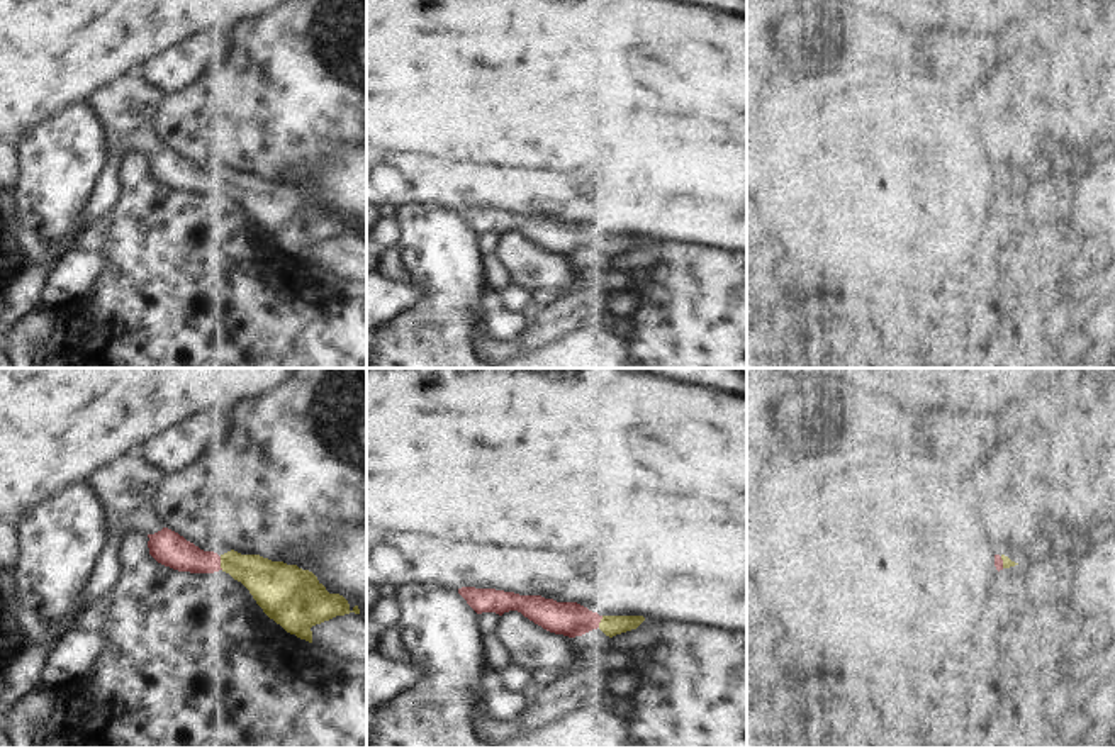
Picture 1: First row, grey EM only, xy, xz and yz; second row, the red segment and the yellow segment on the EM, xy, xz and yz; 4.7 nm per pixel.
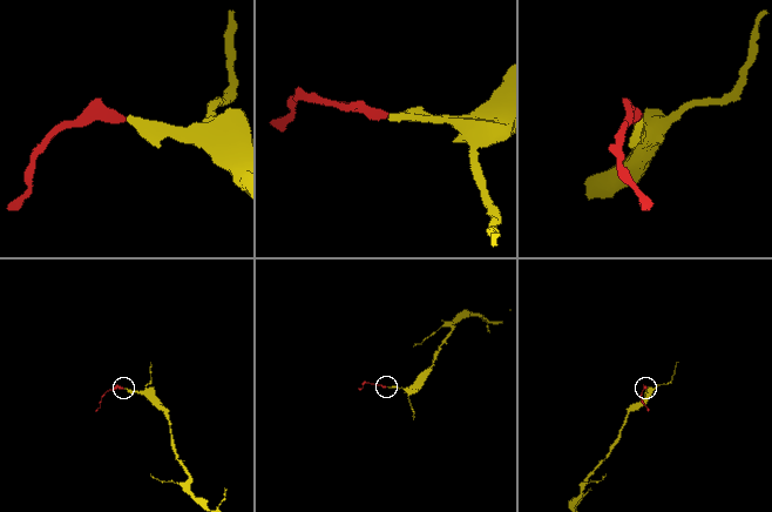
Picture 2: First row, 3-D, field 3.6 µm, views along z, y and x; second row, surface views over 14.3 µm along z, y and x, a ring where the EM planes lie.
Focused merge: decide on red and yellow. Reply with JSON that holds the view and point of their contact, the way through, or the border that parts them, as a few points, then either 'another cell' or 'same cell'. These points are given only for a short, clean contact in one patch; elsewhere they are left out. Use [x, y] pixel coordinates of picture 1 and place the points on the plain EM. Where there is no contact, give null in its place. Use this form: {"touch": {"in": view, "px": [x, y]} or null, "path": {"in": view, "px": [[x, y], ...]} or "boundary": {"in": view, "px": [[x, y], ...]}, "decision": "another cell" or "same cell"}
{"touch": {"in": "xy", "px": [219, 184]}, "path": {"in": "xy", "px": [[172, 170], [199, 182], [219, 184], [250, 189], [268, 202]]}, "decision": "same cell"}

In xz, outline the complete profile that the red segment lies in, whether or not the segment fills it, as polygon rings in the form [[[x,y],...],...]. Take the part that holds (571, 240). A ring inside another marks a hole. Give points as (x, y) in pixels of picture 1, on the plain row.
[[[462,207],[458,214],[477,232],[496,232],[502,236],[518,231],[543,249],[569,258],[601,249],[606,256],[636,249],[643,236],[599,236],[577,222],[557,222],[541,215],[519,215],[496,209]]]

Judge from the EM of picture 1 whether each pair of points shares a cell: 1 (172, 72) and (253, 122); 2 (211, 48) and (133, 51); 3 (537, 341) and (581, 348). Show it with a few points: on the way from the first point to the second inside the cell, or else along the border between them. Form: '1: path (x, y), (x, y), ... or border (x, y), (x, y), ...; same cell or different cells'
1: border (224, 61), (214, 61), (189, 85), (165, 94); different cells
2: border (201, 31), (162, 50), (134, 70); different cells
3: border (584, 321), (535, 350); different cells

